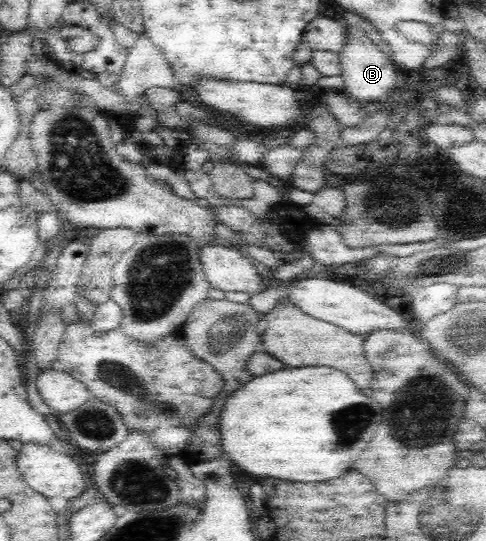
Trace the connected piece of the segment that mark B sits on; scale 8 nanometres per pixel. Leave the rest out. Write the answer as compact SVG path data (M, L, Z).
M346 25L347 42L345 48L338 53L341 64L341 79L344 86L341 93L356 102L368 101L371 106L382 104L394 91L396 83L396 67L380 48L372 42L366 32Z

